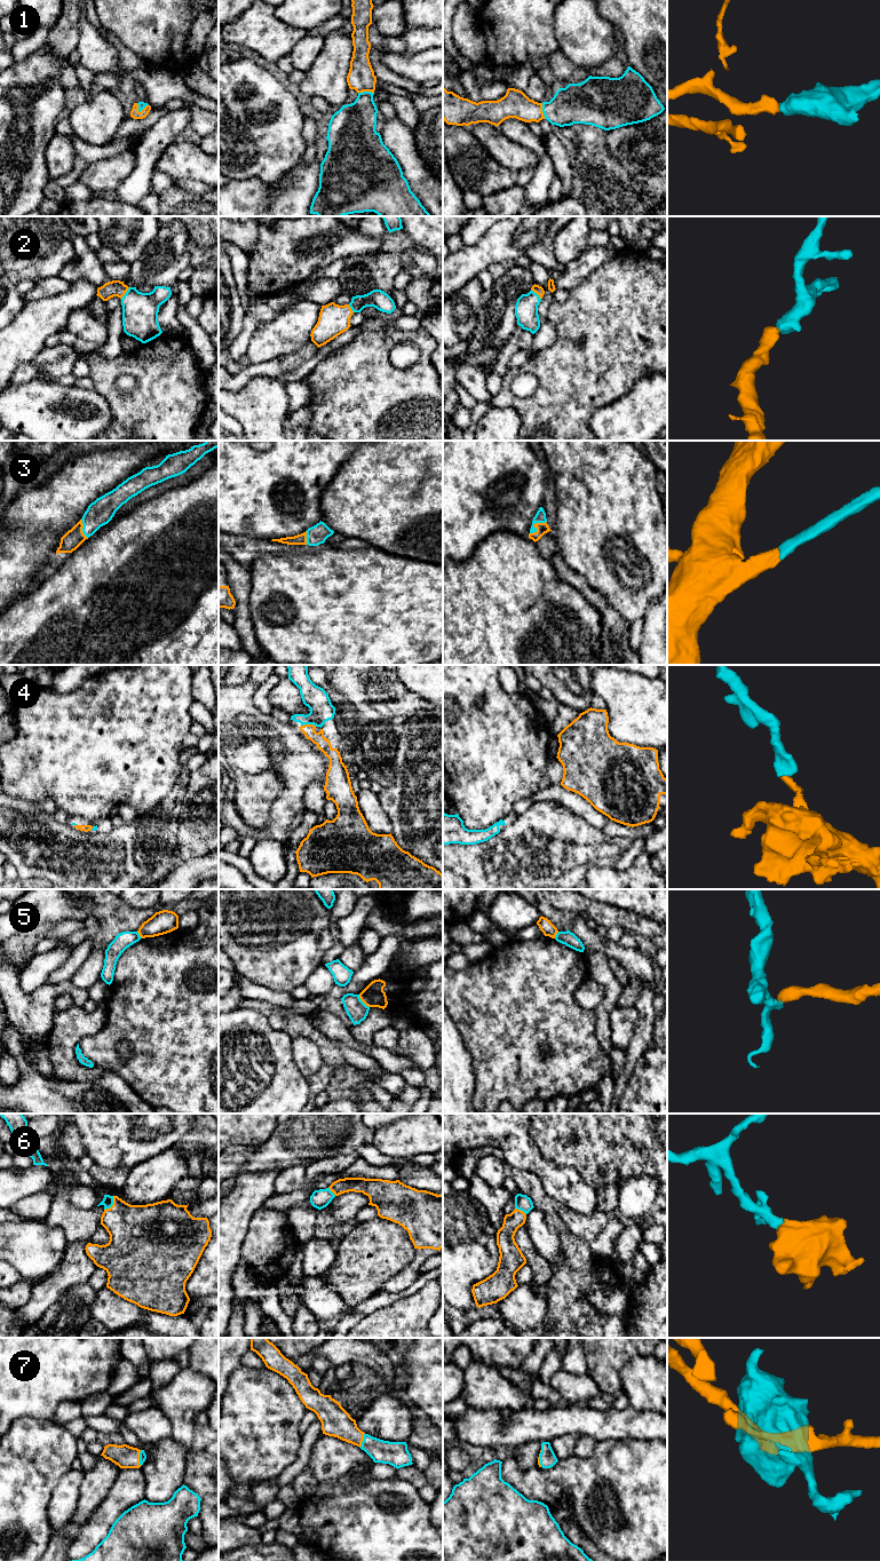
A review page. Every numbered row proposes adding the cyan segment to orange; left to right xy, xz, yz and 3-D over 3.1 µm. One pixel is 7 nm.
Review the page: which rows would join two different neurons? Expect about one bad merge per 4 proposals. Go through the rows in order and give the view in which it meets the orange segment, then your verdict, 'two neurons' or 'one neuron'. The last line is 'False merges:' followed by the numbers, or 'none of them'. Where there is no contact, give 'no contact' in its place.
1: meets orange in xz; one neuron
2: meets orange in xy; one neuron
3: meets orange in yz; one neuron
4: meets orange in xz; one neuron
5: meets orange in xz; two neurons
6: meets orange in xy; one neuron
7: meets orange in xy; one neuron
False merges: 5

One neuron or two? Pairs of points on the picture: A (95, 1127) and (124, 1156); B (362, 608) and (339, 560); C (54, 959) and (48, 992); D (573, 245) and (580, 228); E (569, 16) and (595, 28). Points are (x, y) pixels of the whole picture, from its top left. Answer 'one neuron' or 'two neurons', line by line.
A: one neuron
B: one neuron
C: two neurons
D: one neuron
E: one neuron

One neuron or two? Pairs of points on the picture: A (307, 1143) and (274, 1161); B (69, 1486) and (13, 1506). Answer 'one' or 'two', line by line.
A: one
B: two

